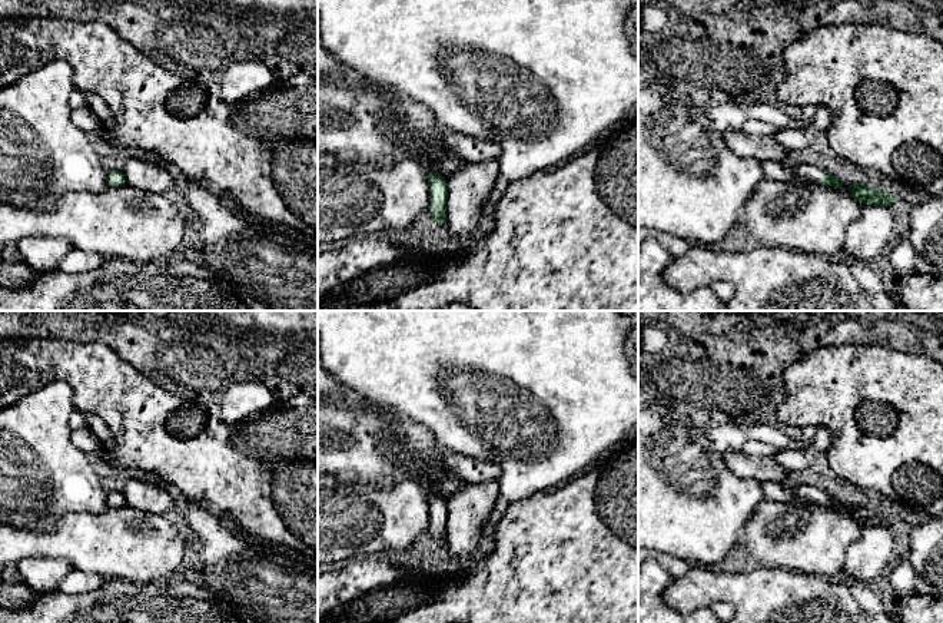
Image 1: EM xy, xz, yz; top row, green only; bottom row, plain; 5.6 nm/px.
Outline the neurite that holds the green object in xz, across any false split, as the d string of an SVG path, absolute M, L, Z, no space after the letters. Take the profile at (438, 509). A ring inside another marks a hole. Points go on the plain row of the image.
M428 493L426 498L431 516L428 531L432 537L432 543L446 544L448 504L436 493Z

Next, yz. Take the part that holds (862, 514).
M851 504L849 514L859 524L891 527L896 520L886 510L876 510L861 504Z

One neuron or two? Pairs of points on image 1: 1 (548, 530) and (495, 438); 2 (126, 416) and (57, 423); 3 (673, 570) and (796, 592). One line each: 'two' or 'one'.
1: two
2: two
3: two

